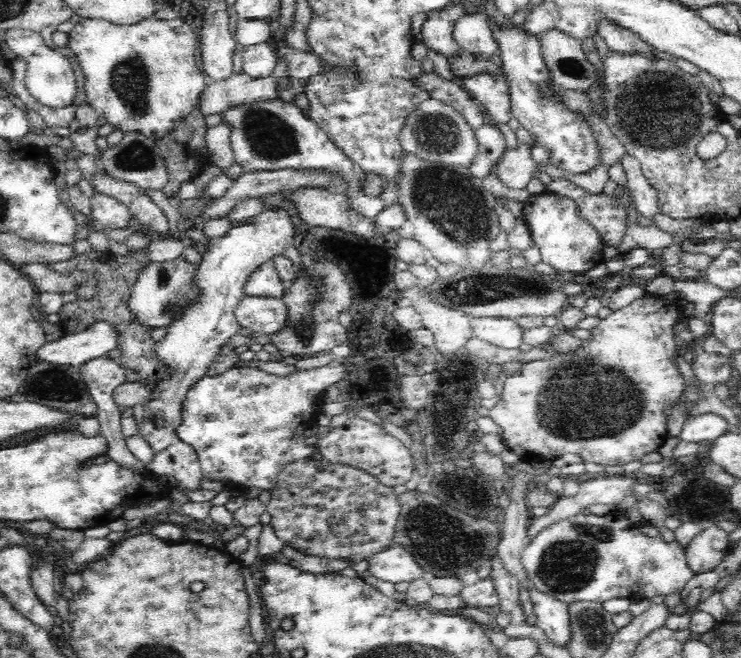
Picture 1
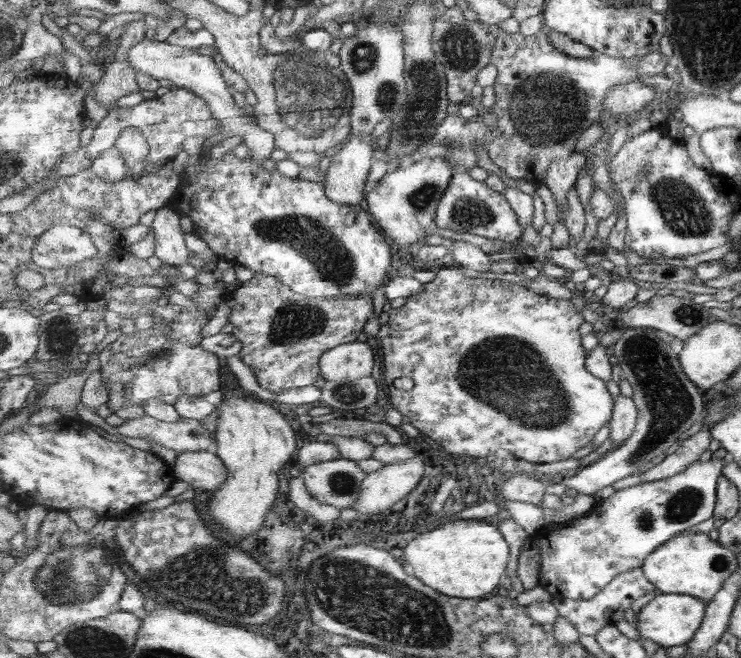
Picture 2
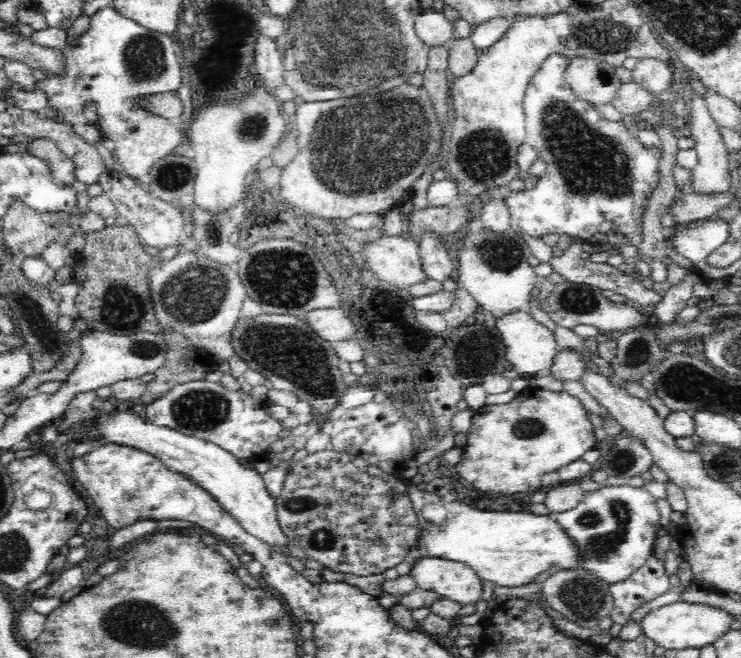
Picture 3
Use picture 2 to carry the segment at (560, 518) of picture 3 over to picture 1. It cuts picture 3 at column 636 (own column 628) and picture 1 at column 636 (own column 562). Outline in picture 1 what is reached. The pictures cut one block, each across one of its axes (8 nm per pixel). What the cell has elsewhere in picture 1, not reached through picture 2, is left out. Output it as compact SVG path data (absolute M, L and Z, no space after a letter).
M623 511L622 514L612 512L603 516L580 512L572 518L566 518L546 528L527 544L522 554L522 564L526 569L527 579L536 590L550 594L569 605L575 601L602 603L611 598L650 599L652 596L664 596L676 589L680 591L695 575L687 567L685 550L680 548L675 540L672 544L666 544L659 536L647 536L638 528L639 524L632 522Z

